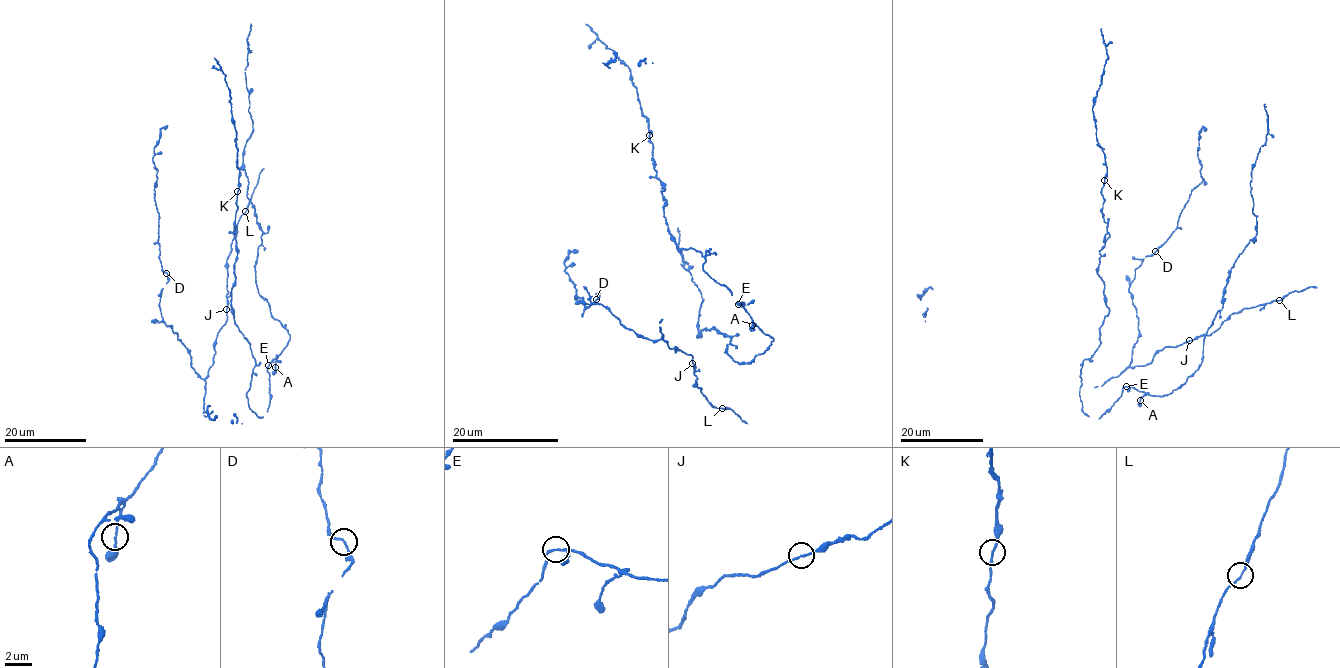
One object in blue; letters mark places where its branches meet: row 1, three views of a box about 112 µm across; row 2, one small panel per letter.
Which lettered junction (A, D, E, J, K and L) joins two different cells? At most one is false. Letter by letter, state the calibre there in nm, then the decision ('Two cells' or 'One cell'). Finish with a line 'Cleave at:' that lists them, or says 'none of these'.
A: Thickness 130 nm. One cell
D: Thickness 140 nm. One cell
E: Thickness 160 nm. One cell
J: Thickness 140 nm. One cell
K: Thickness 150 nm. One cell
L: Thickness 140 nm. One cell
Cleave at: none of these

